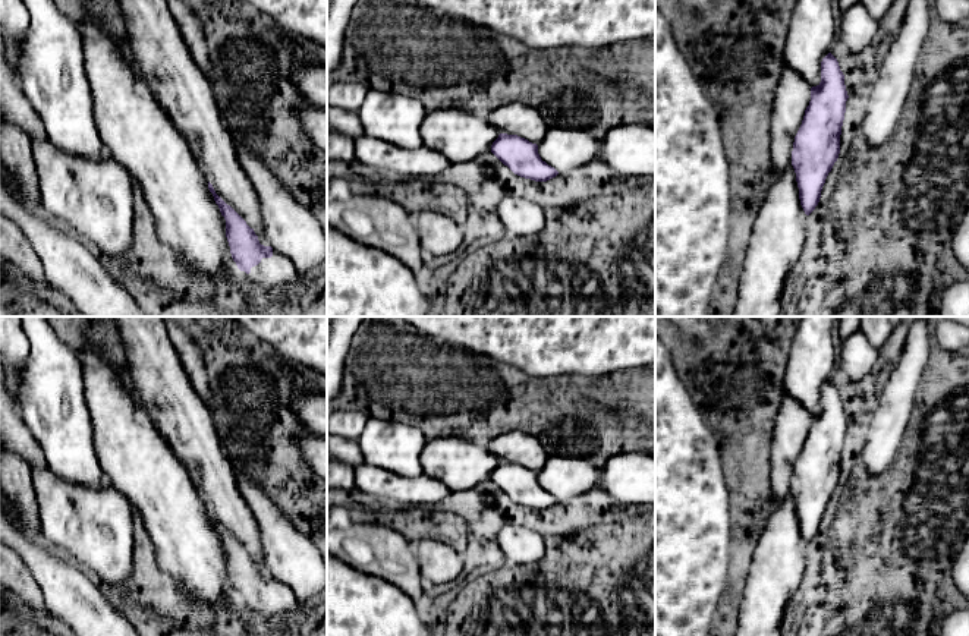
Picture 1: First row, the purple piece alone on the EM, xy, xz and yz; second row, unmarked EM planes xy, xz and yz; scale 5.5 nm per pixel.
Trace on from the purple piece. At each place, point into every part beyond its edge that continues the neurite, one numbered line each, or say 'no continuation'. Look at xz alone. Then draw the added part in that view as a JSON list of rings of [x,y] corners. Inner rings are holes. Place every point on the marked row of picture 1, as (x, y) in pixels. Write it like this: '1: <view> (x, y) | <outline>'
no continuation

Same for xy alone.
1: xy (276, 274) | [[[273,249],[271,258],[262,258],[261,262],[246,274],[240,271],[243,286],[257,286],[271,295],[284,293],[299,280],[299,274],[292,261]]]

